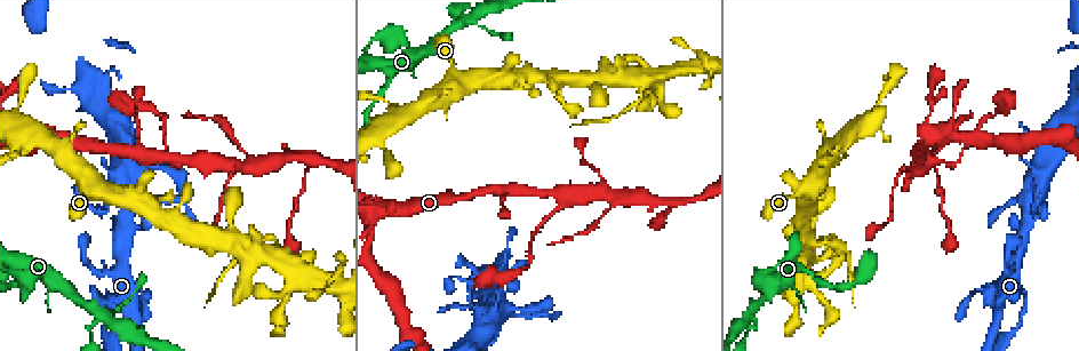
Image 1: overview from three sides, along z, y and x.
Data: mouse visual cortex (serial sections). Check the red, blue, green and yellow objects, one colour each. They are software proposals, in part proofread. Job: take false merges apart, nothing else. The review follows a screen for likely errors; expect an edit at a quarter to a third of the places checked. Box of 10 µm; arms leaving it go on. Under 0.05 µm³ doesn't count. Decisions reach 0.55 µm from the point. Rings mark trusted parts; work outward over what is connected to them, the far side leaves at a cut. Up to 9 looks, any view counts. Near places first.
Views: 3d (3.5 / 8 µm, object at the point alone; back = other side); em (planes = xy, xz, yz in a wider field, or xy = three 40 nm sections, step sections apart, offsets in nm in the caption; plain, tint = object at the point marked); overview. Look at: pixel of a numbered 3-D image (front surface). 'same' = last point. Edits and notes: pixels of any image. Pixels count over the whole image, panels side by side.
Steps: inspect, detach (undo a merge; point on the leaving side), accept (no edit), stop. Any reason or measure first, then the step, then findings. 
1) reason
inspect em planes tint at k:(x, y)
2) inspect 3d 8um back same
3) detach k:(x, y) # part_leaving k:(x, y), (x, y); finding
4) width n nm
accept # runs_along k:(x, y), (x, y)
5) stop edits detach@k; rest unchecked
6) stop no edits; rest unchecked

abrupt turn
inspect 3d 3.5um at 1:(537, 227)

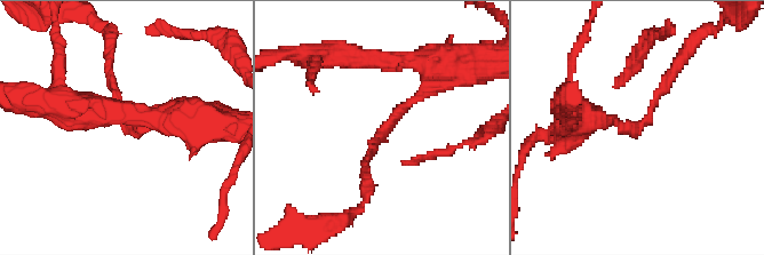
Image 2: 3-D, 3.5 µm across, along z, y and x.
arm_widths 150, 250 nm; need the tissue
inspect em xy step 3 tint at 2:(640, 124)

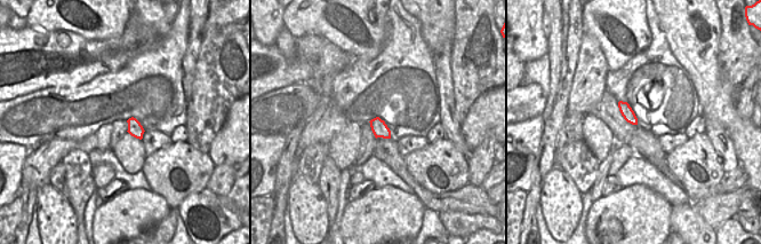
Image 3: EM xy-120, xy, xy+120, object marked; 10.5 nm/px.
accept # one cell here

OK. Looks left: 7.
small branch off a trunk
inspect 3d 3.5um at 1:(612, 196)

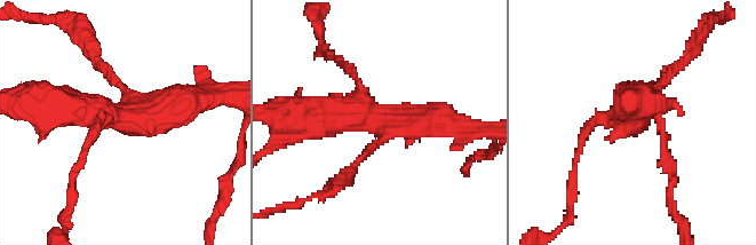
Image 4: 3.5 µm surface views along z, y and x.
arms 4; arm_widths 150, 150, 350, 450 nm; shape alone is not enough
inspect em xy step 1 tint at 4:(128, 121)

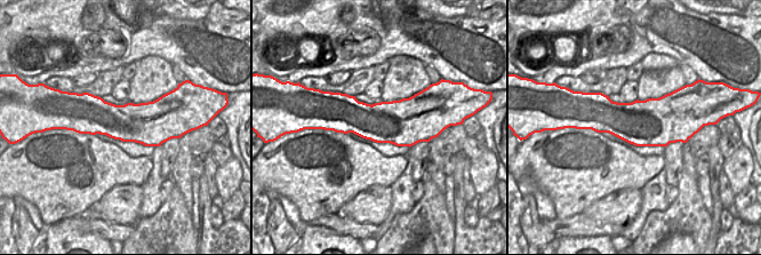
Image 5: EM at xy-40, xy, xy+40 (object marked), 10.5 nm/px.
accept # runs_along 4:(305, 115), (446, 118), (453, 124); all the same cell

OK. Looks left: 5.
sharp bend
inspect 3d 3.5um at 1:(15, 123)

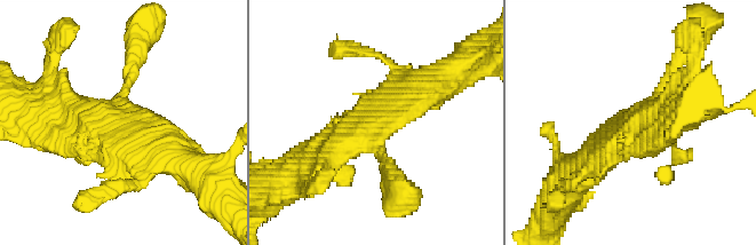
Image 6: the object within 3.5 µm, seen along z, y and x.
inspect em xy step 2 tint at 6:(121, 129)

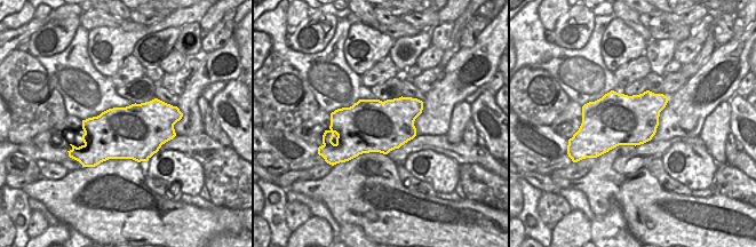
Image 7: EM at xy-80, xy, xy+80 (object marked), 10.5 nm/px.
accept # runs_along 6:(588, 159), (623, 135), (673, 68); continuous, no second cell

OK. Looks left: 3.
two arms in line, one across
inspect 3d 3.5um back at 1:(749, 313)

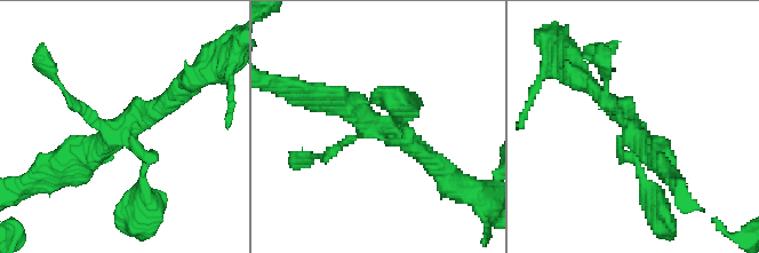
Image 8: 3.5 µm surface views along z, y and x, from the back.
now the EM
inspect em xy step 5 plain at 8:(124, 131)

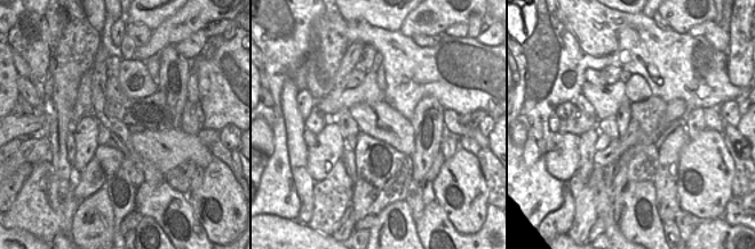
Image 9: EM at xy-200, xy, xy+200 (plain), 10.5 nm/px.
where the object lies
inspect em xy step 5 tint same

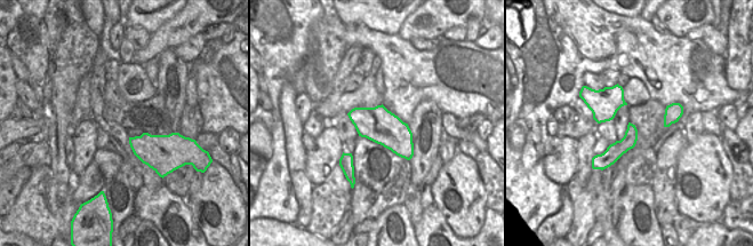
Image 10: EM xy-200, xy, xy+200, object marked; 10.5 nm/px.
accept # runs_along 10:(632, 127), (631, 136), (605, 163); continuous, no second cell

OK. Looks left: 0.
stop no edits; rest unchecked

